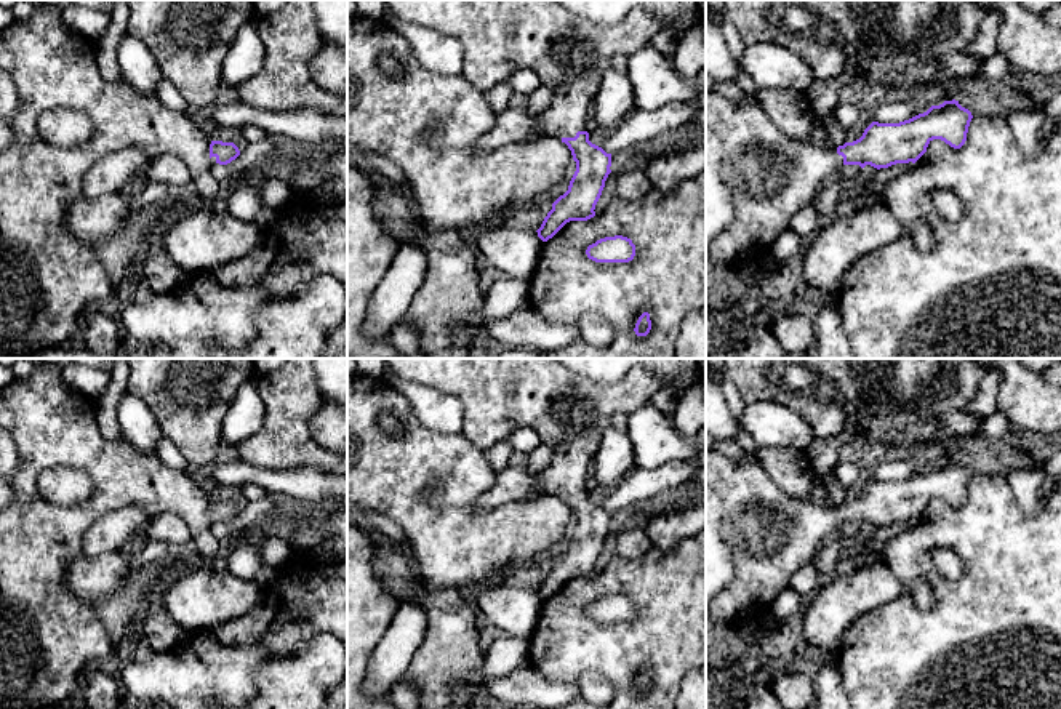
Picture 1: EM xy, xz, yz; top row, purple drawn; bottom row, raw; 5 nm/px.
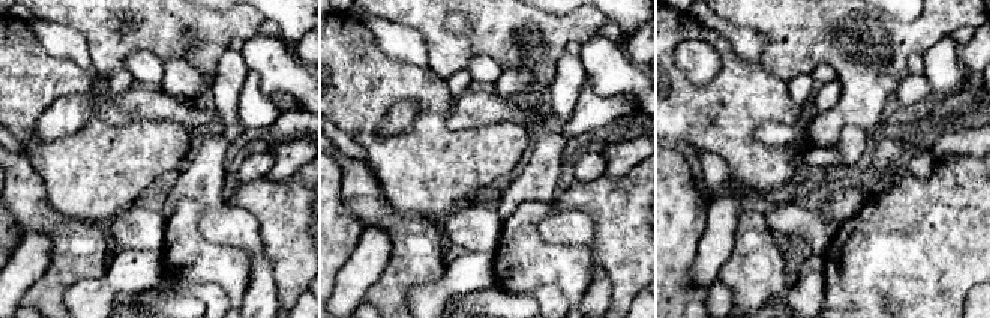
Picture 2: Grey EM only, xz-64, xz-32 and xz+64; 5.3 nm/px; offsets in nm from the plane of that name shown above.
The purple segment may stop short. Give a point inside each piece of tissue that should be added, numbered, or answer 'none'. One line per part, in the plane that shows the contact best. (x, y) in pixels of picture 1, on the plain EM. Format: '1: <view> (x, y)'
1: xz (568, 412)

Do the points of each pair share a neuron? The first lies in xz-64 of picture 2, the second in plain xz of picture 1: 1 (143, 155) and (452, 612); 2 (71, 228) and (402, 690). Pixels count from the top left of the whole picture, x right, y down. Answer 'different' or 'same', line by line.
1: different
2: different

